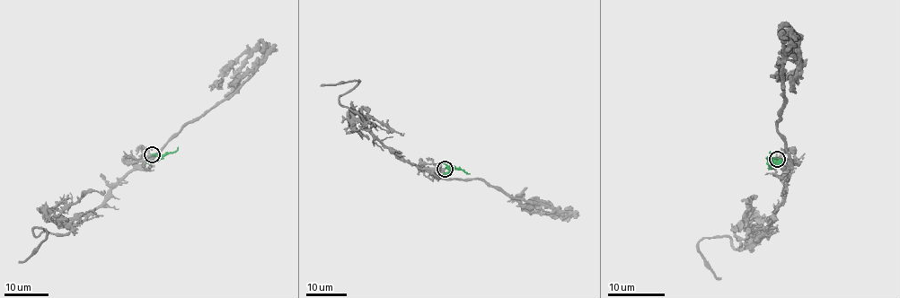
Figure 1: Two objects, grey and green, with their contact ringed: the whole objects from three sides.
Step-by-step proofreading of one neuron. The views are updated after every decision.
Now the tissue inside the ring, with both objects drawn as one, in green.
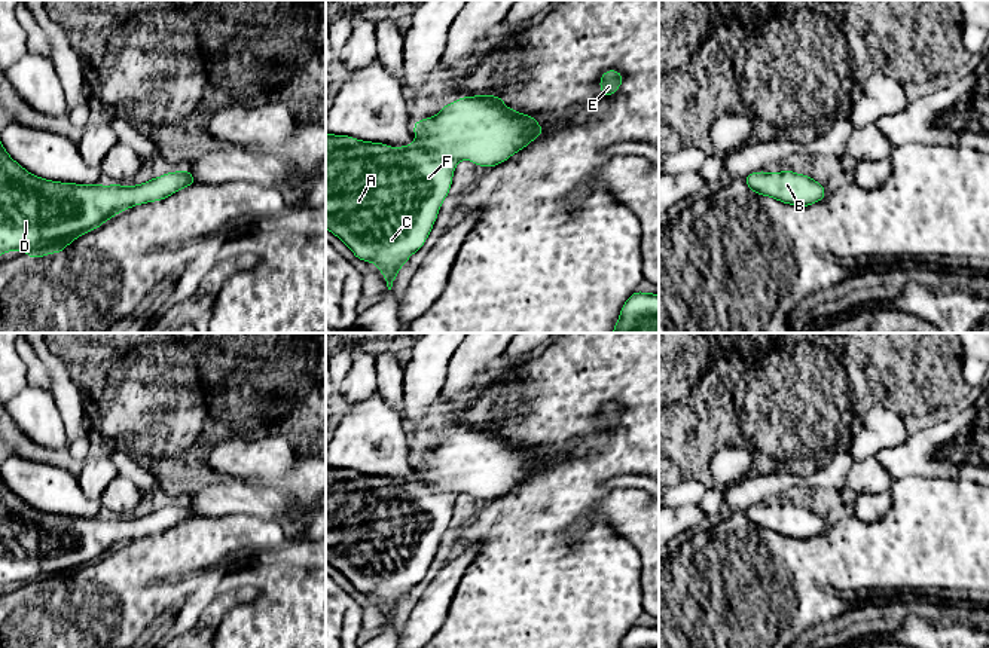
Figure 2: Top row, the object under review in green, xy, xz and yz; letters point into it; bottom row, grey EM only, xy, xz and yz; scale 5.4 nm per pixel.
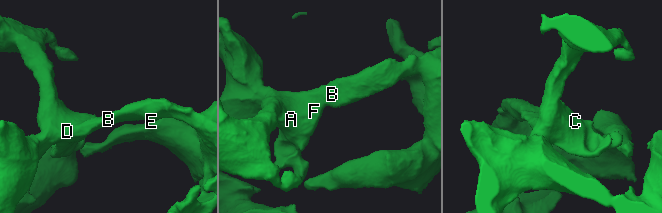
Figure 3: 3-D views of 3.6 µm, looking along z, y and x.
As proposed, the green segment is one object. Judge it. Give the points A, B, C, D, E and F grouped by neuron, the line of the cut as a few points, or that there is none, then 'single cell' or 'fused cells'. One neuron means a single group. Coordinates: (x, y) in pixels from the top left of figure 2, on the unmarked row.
A B C D E F | no cut | single cell

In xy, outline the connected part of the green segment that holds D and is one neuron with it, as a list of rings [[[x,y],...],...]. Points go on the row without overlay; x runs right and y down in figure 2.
[[[0,476],[0,587],[21,583],[36,592],[61,586],[76,571],[100,560],[117,545],[134,538],[165,532],[196,516],[189,502],[168,505],[132,520],[51,514],[25,504]]]

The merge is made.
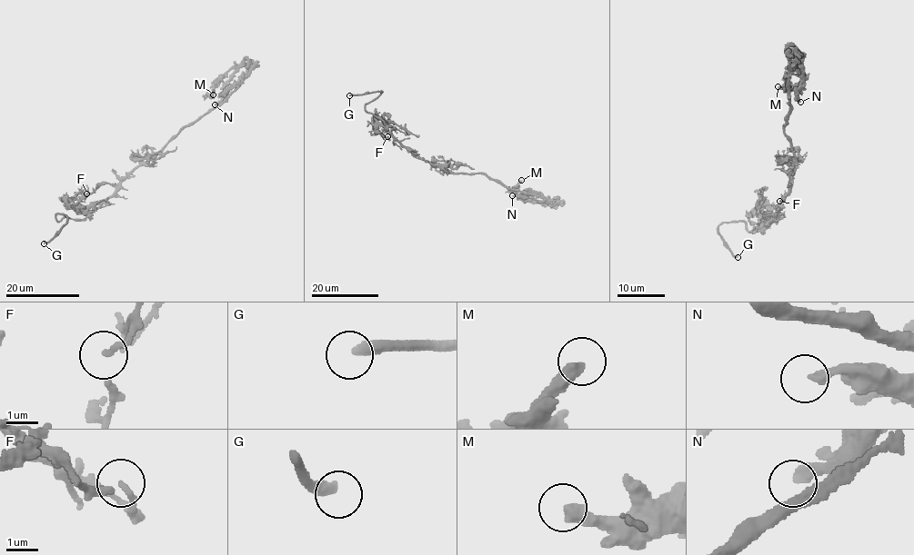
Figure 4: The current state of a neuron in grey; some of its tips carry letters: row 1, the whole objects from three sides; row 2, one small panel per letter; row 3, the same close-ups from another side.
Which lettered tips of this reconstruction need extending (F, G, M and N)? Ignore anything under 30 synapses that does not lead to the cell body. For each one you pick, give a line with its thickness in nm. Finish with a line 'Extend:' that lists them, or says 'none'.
G: 380 nm
Extend: G

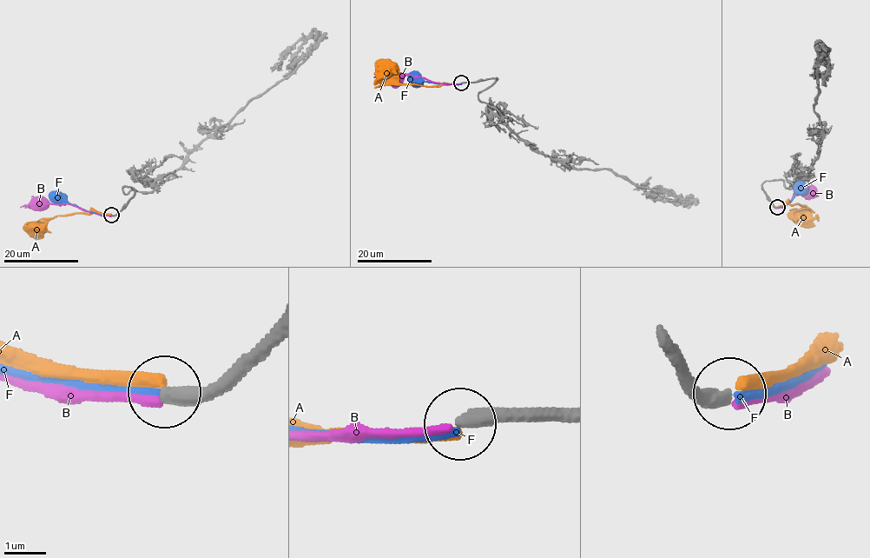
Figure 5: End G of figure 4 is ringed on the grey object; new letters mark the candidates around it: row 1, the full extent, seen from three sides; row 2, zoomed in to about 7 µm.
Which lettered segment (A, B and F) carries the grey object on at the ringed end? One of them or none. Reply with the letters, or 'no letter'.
no letter

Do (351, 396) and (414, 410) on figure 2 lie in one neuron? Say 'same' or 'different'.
different

